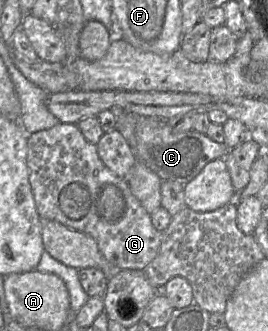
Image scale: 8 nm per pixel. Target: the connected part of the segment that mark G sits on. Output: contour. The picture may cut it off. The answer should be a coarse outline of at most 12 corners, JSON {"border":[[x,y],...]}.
{"border":[[77,124],[28,135],[41,219],[143,270],[162,232]]}

